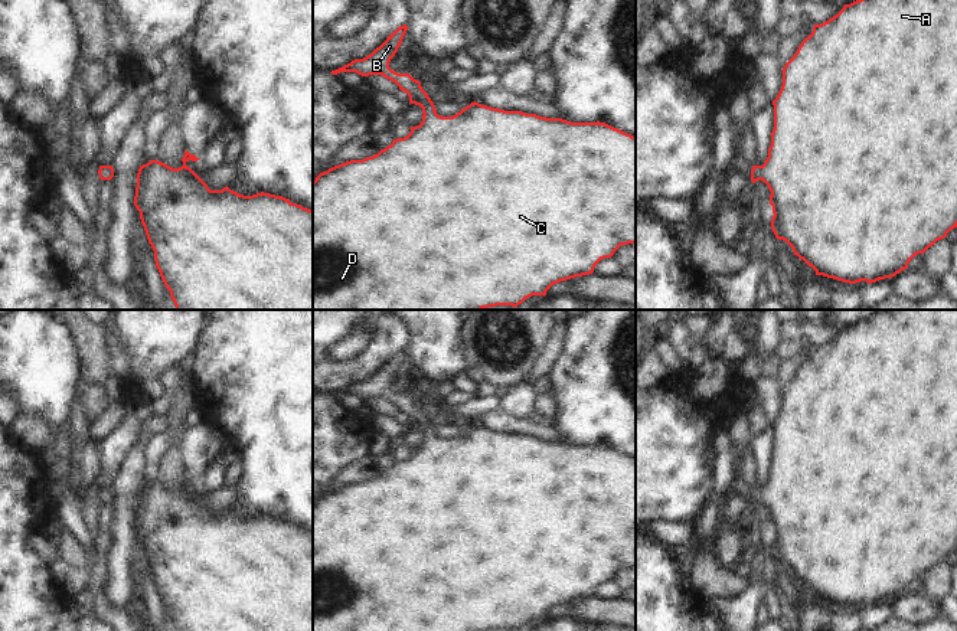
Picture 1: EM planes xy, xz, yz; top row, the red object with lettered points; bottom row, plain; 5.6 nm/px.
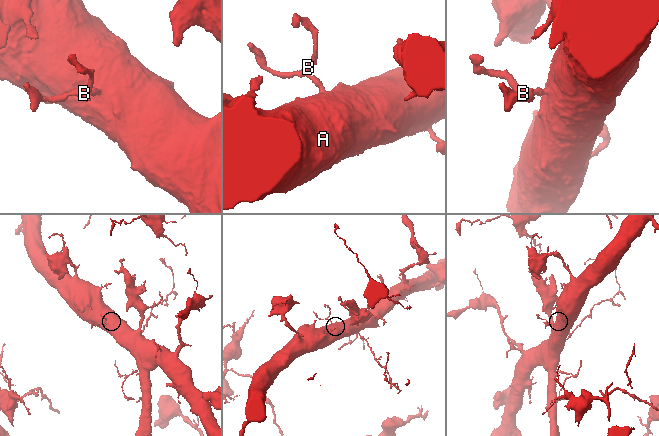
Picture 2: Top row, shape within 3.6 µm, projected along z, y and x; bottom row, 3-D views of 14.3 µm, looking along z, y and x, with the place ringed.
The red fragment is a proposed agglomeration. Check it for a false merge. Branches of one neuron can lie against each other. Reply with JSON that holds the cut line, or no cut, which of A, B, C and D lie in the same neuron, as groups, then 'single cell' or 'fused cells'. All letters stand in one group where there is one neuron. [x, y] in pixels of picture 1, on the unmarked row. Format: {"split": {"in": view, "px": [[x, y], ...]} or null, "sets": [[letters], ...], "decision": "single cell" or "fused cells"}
{"split": null, "sets": [["A", "B", "C", "D"]], "decision": "single cell"}

